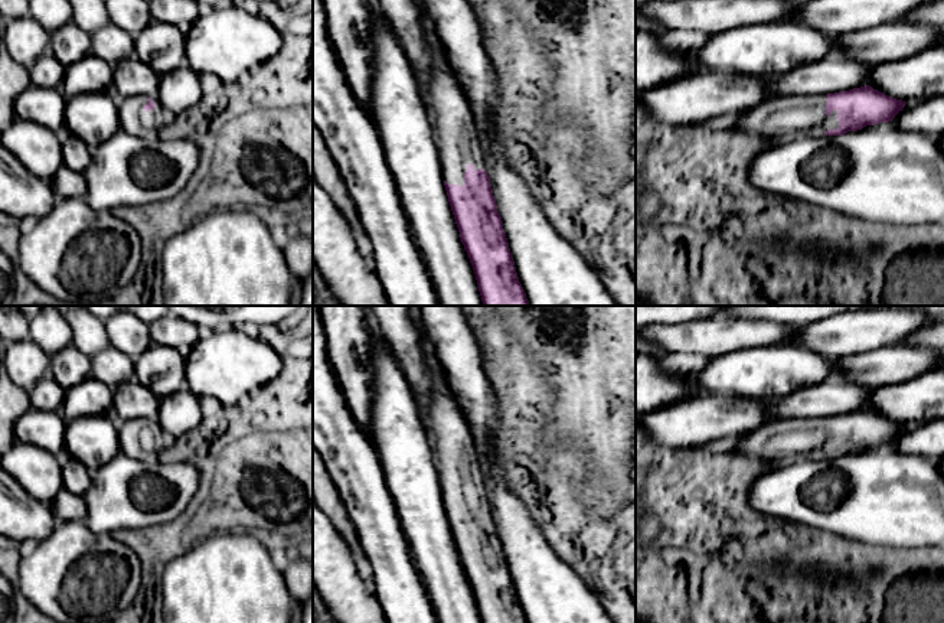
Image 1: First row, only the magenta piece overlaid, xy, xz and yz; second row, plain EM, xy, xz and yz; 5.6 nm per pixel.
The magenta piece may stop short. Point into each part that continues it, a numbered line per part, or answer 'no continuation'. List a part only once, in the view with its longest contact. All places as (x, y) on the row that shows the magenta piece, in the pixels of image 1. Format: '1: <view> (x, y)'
1: yz (778, 118)

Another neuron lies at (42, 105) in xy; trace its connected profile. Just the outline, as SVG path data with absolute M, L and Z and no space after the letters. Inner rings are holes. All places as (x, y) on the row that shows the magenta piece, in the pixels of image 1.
M30 85L14 101L16 118L30 120L58 134L65 130L66 98L61 89Z

